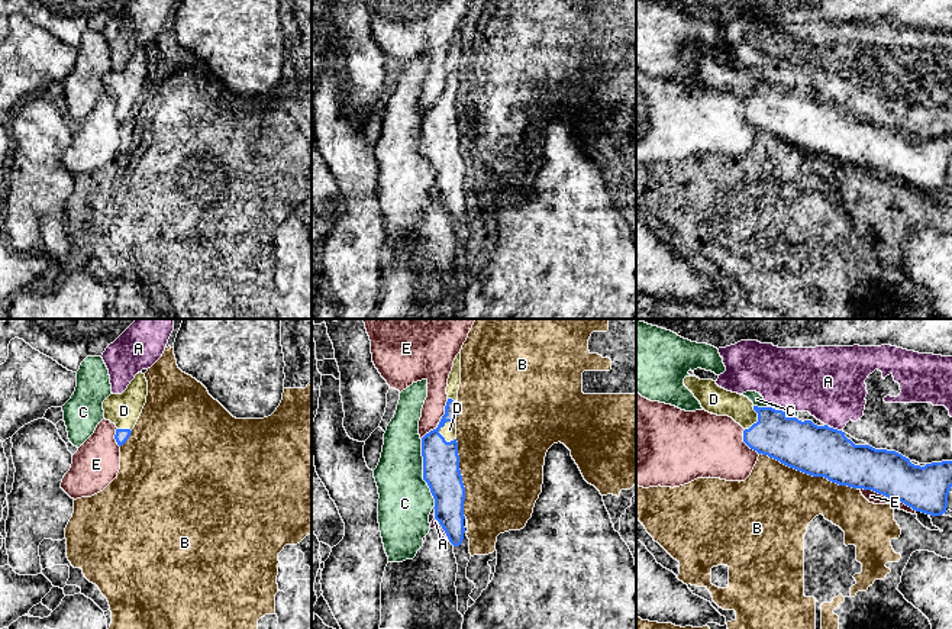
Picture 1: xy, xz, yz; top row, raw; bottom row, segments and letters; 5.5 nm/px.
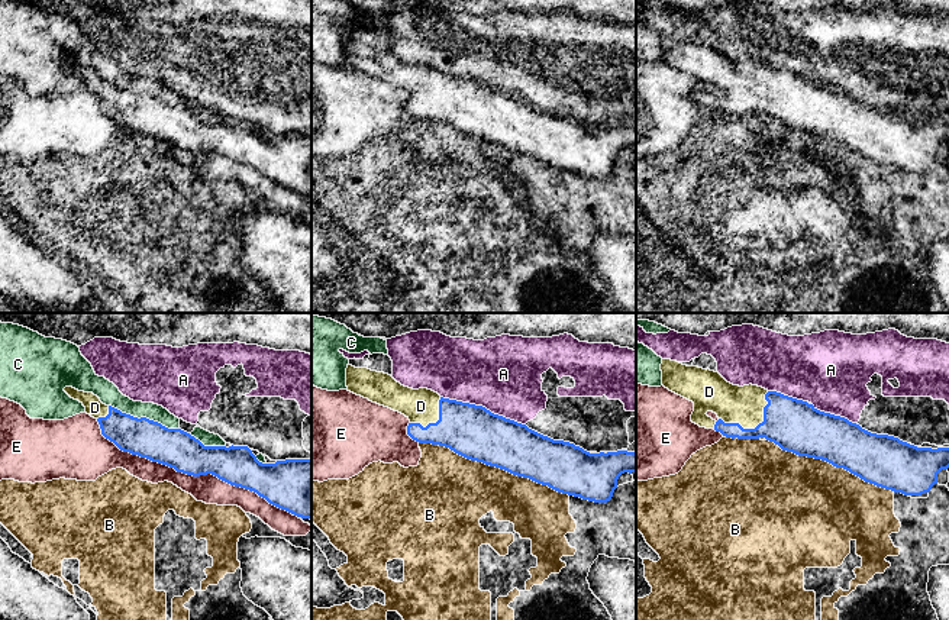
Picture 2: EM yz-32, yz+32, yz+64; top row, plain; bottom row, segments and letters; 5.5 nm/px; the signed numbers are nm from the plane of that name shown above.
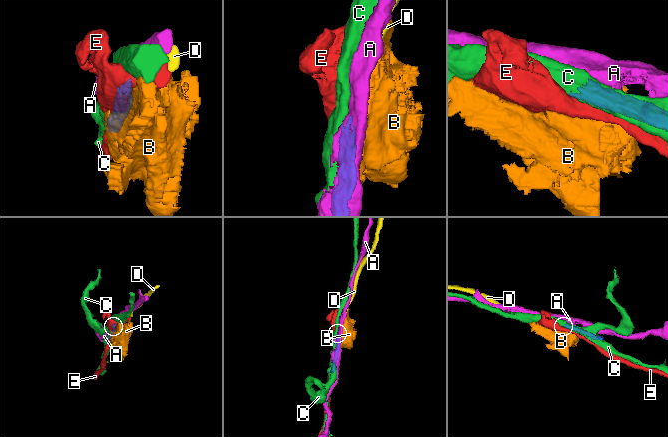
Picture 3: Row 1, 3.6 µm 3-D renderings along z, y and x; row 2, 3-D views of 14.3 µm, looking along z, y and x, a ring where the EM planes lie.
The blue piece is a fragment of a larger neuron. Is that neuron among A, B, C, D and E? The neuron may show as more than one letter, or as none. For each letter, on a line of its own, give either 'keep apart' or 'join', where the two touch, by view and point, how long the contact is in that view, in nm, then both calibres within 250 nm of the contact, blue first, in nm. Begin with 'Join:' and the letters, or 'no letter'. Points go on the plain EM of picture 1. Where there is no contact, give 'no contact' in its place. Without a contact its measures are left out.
Join: D
A: keep apart; meets blue in yz at (778, 86); contact 110 nm long; 280 nm thick on the blue side, 360 nm on the other
B: keep apart; meets blue in yz at (809, 150); contact 600 nm long; 280 nm thick on the blue side, 420 nm on the other
C: keep apart; meets blue in xz at (423, 150); contact 400 nm long; 200 nm thick on the blue side, 300 nm on the other
D: join; meets blue in xz at (441, 102); contact 160 nm long; 200 nm thick on the blue side, 80 nm on the other
E: keep apart; meets blue in yz at (887, 171); contact 360 nm long; 260 nm thick on the blue side, 70 nm on the other

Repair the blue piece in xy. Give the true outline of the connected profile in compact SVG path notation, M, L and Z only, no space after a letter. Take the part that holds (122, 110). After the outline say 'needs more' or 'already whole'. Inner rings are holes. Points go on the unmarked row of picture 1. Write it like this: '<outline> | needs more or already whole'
M139 48L122 70L110 70L103 77L104 94L116 100L114 114L119 122L126 119L146 78L148 57Z | needs more

